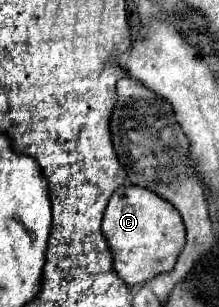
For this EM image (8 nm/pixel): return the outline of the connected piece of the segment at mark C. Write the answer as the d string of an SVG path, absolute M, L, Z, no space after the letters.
M122 185L114 191L104 211L102 233L114 257L114 269L128 287L144 283L158 273L172 271L184 245L184 223L176 207L138 185Z

